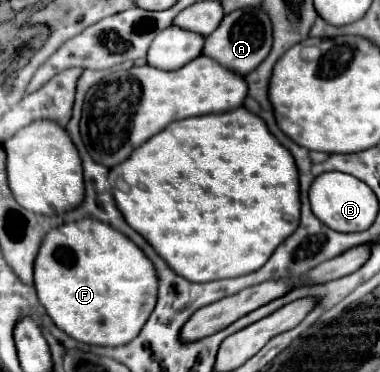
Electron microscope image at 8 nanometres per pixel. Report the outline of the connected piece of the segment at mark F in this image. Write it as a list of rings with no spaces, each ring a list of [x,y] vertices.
[[[96,219],[66,223],[44,237],[44,245],[34,261],[34,285],[40,303],[58,329],[80,343],[102,347],[120,347],[136,339],[156,307],[158,291],[156,269],[152,269],[144,253],[128,237]]]

